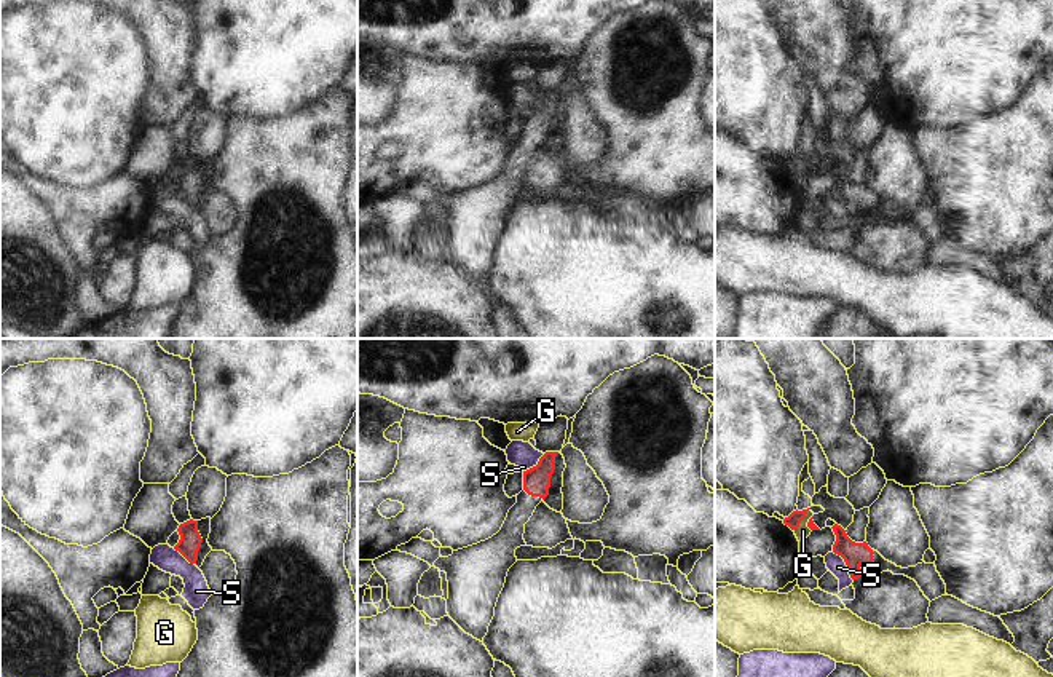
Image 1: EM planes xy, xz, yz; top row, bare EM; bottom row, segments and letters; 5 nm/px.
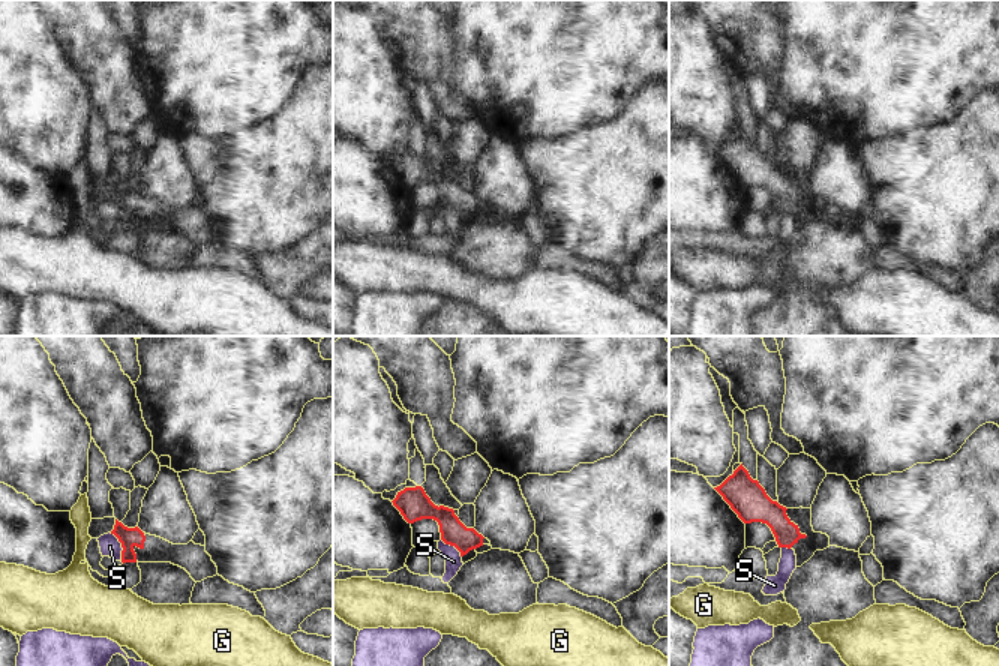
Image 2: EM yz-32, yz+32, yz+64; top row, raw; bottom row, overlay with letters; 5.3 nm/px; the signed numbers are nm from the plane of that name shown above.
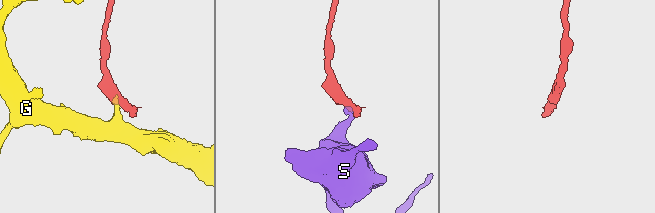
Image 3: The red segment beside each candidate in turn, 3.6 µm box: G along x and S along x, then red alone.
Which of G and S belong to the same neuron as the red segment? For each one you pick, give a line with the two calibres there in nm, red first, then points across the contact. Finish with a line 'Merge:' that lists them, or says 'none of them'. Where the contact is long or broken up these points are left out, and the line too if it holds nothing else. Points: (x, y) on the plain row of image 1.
Merge: none of them.

